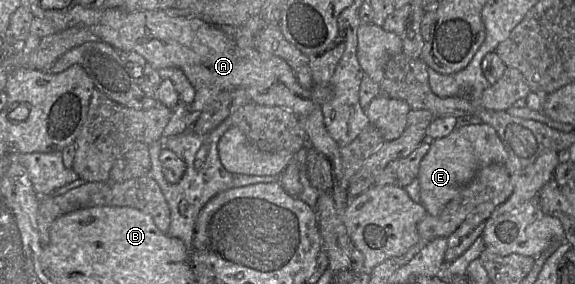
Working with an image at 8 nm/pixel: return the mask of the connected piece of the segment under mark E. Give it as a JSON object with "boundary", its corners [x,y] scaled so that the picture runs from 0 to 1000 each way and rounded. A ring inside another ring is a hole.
{"boundary":[[[849,437],[790,451],[781,475],[748,496],[748,525],[730,574],[727,634],[732,718],[751,761],[763,757],[798,669],[823,630],[833,595],[857,574],[878,577],[883,556],[864,465]]]}

